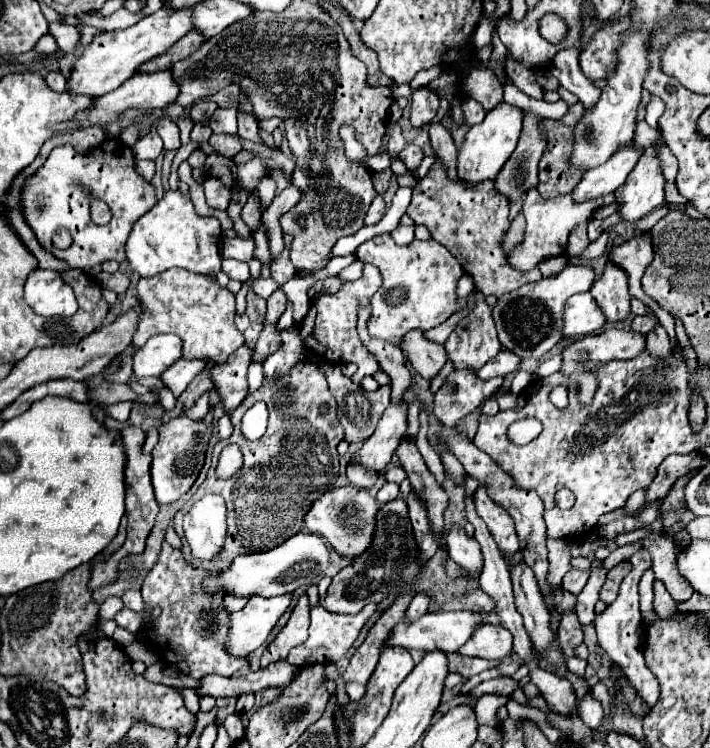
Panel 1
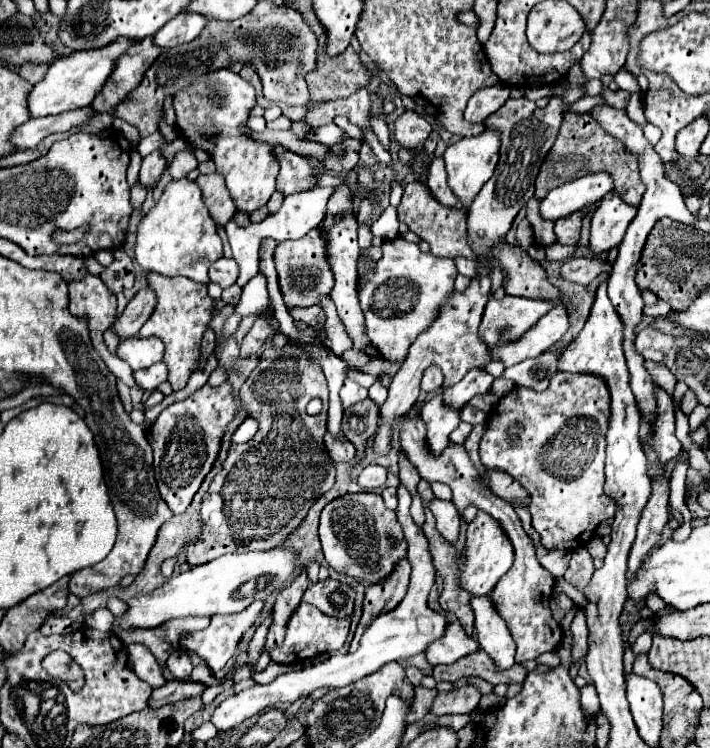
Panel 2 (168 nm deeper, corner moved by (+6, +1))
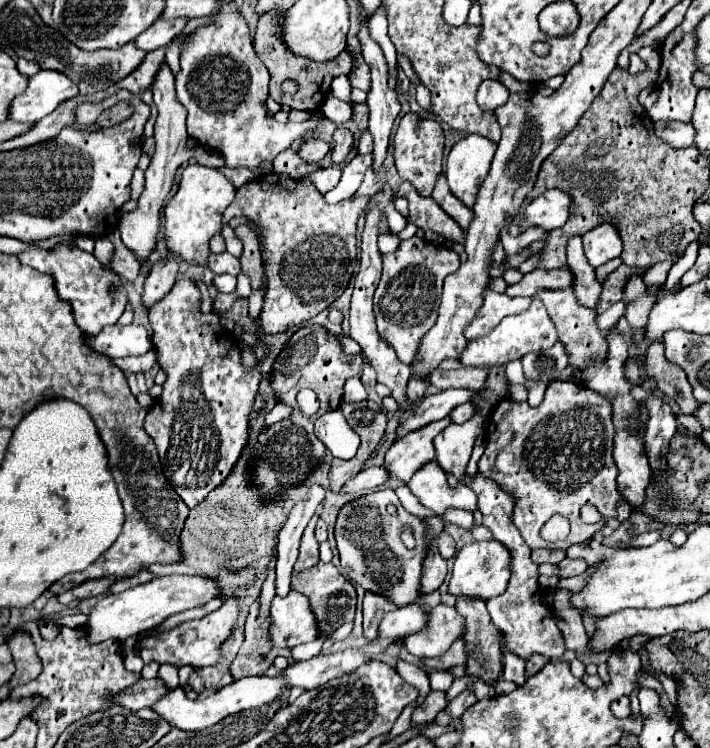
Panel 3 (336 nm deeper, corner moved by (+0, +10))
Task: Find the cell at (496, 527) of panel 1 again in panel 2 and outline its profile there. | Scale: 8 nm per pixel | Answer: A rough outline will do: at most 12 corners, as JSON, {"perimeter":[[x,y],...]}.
{"perimeter":[[469,523],[459,587],[489,595],[513,565],[501,525]]}

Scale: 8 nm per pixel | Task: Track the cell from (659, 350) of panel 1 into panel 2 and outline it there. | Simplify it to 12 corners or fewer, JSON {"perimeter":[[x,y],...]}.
{"perimeter":[[645,361],[655,385],[673,397],[677,379],[665,365]]}

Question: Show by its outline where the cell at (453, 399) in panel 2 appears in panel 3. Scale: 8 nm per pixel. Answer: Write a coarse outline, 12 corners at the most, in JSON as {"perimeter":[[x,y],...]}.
{"perimeter":[[449,388],[425,396],[395,438],[449,416],[477,392]]}

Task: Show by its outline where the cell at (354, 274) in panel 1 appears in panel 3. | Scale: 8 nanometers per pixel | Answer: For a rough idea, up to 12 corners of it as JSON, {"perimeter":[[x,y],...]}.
{"perimeter":[[381,234],[378,246],[382,254],[394,252],[400,239]]}

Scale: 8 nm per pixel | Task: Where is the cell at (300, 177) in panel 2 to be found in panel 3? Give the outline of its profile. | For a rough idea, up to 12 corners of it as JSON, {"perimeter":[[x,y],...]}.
{"perimeter":[[319,168],[303,176],[311,180],[319,192],[335,188],[341,170]]}

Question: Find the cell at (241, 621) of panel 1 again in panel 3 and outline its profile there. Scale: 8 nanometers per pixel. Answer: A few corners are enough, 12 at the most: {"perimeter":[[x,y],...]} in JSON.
{"perimeter":[[239,600],[141,640],[143,662],[213,666],[231,638]]}

